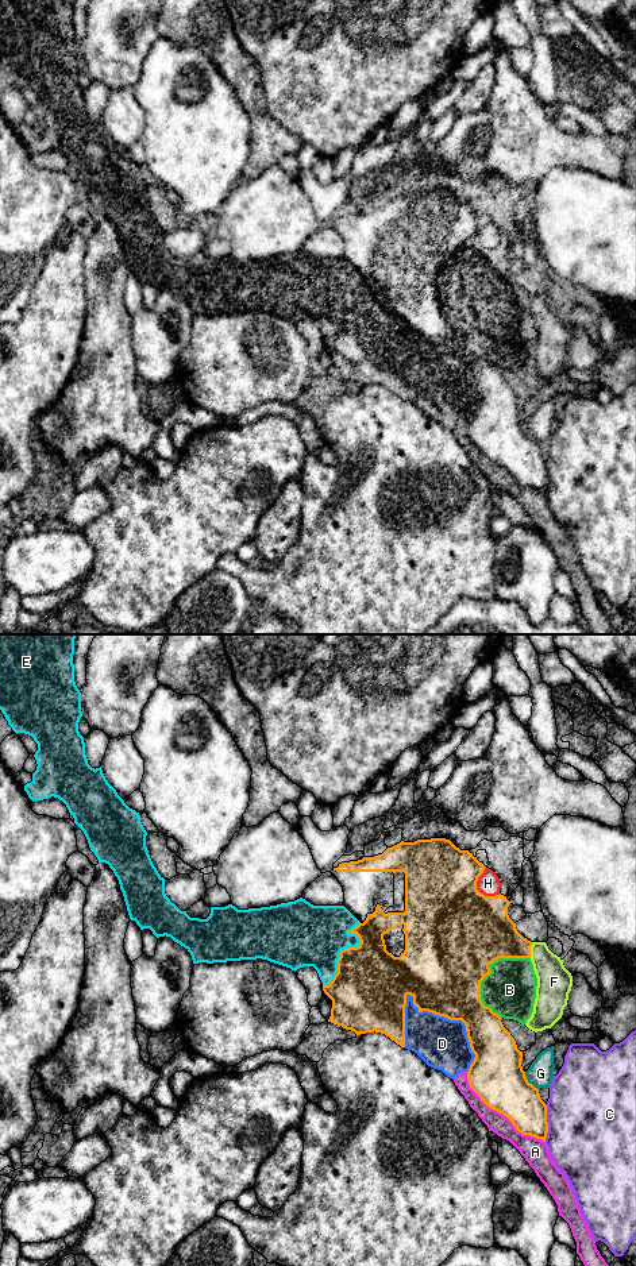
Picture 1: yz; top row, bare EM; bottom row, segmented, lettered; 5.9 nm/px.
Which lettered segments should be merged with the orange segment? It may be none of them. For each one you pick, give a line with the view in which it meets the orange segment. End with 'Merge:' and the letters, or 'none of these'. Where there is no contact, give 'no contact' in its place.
Merge: none of these

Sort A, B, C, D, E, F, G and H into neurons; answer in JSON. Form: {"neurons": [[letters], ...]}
{"neurons": [["A", "D", "E"], ["B"], ["C"], ["F"], ["G"], ["H"]]}

